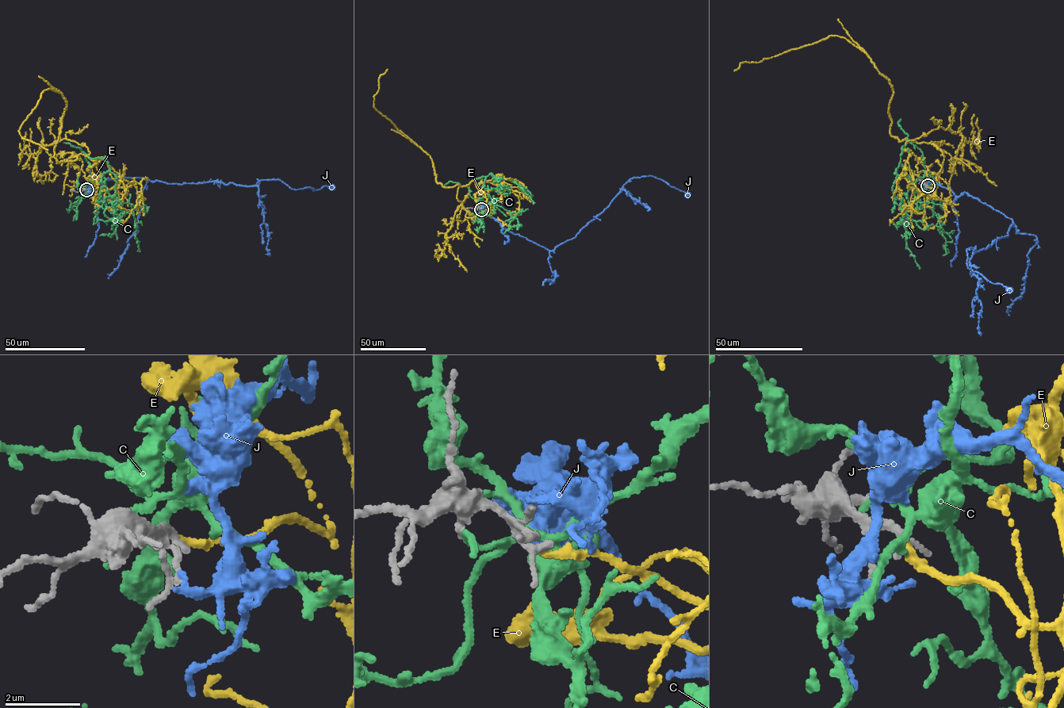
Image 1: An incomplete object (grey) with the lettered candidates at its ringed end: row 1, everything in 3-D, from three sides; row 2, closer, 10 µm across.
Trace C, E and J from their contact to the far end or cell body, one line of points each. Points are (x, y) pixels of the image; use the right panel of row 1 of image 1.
C: (926, 184), (930, 178), (921, 151), (907, 142), (899, 164), (908, 169), (917, 200), (935, 213), (946, 246)
E: (928, 186), (935, 189), (942, 151), (892, 135), (892, 86), (844, 37), (830, 35), (733, 70)
J: (925, 187), (932, 181), (956, 197), (965, 193), (1012, 220), (1008, 236), (966, 250), (969, 269), (1008, 291)

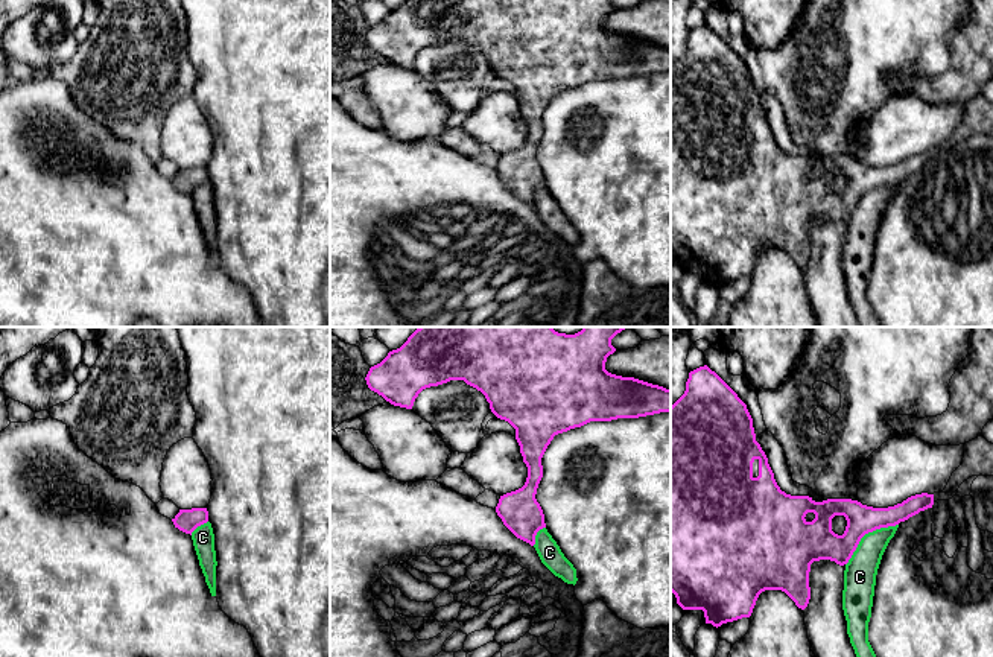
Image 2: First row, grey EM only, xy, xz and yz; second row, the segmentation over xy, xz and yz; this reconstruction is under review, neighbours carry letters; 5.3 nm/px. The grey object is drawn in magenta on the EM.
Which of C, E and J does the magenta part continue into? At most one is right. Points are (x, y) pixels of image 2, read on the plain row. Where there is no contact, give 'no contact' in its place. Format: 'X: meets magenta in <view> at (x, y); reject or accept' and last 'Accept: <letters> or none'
C: meets magenta in yz at (866, 192); reject
E: no contact; accept
J: no contact; reject
Accept: E

